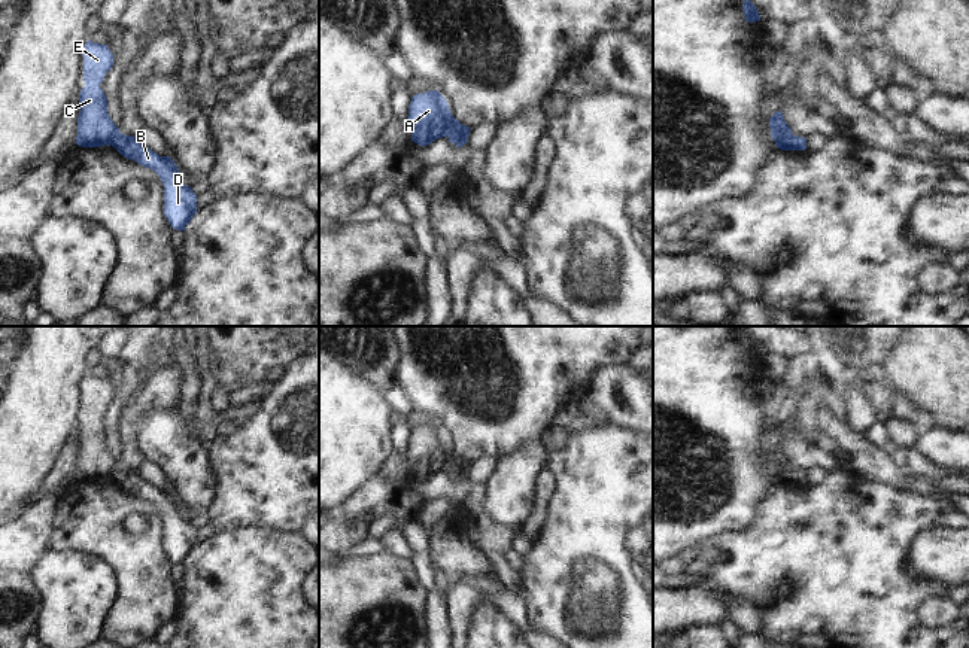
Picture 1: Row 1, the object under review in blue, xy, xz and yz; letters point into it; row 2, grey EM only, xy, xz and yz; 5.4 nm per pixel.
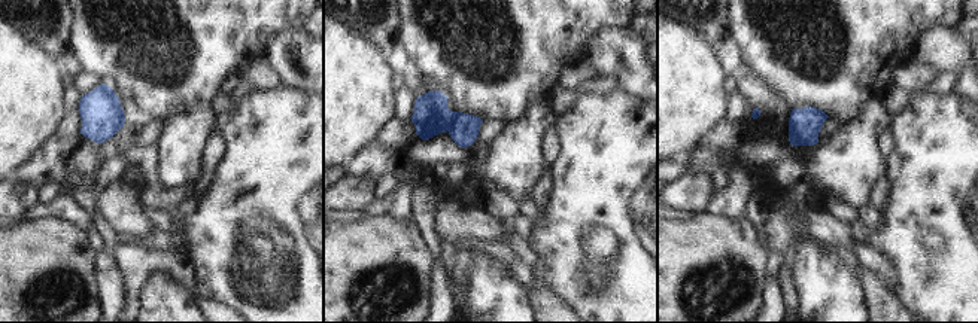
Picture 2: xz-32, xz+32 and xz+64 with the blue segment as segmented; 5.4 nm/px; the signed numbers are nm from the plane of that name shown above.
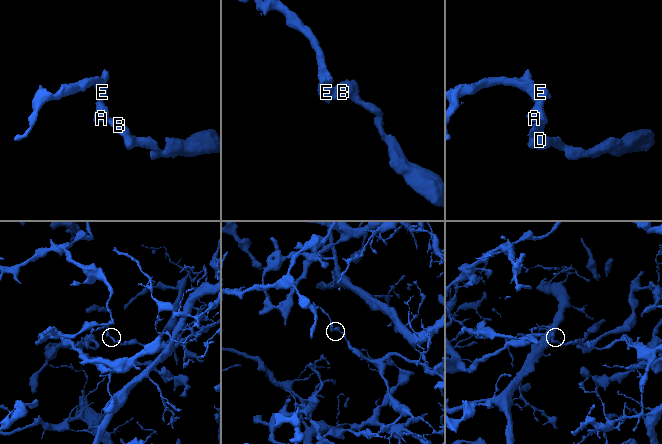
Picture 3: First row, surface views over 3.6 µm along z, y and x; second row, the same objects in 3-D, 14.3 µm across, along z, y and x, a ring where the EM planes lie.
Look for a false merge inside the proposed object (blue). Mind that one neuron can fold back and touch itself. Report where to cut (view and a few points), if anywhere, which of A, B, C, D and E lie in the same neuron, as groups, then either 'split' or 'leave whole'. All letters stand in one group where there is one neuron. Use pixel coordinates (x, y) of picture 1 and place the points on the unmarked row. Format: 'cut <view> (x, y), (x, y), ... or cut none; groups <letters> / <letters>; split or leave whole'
cut xz (453, 452), (444, 469); groups A C E / B D; split

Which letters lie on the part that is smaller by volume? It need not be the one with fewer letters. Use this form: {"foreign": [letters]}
{"foreign": ["A", "C", "E"]}

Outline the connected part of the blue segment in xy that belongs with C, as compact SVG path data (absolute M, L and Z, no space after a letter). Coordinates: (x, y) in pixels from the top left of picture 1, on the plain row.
M88 374L82 389L85 420L79 426L76 478L82 481L110 480L119 468L119 462L107 447L107 432L100 417L113 399L113 387L107 378Z

